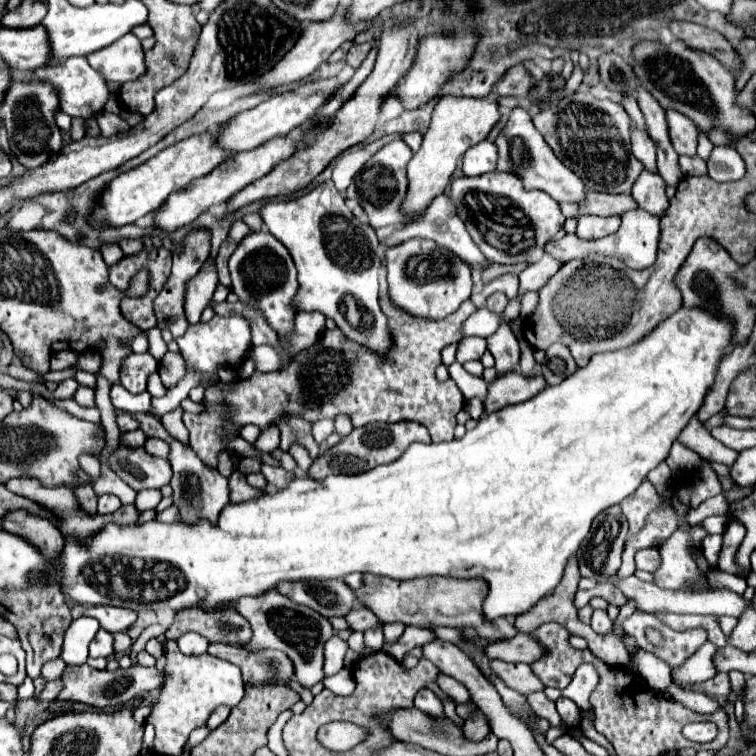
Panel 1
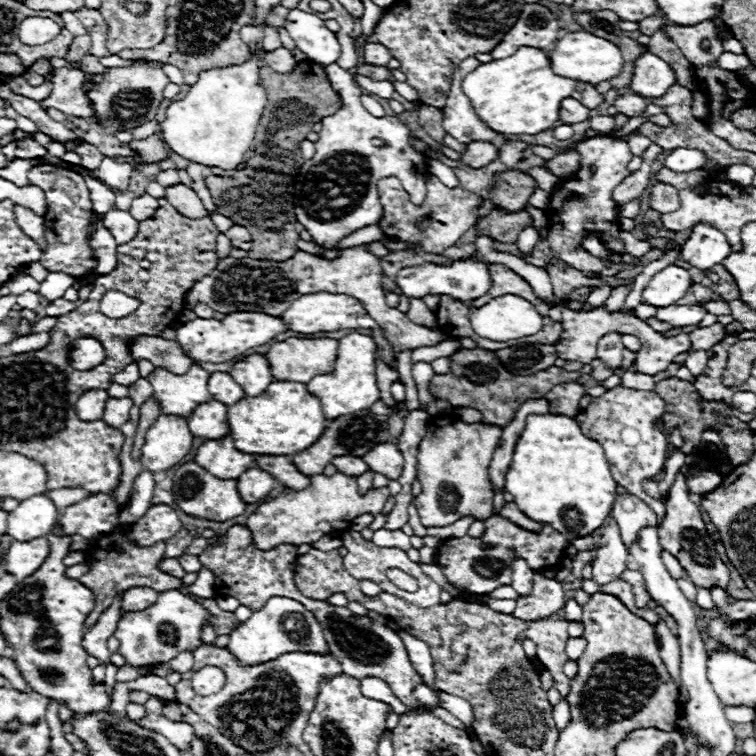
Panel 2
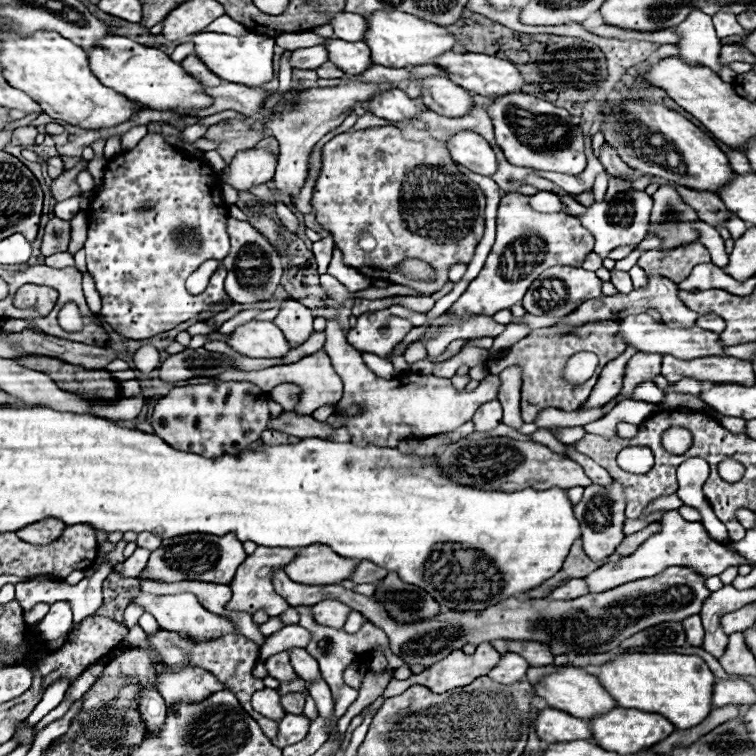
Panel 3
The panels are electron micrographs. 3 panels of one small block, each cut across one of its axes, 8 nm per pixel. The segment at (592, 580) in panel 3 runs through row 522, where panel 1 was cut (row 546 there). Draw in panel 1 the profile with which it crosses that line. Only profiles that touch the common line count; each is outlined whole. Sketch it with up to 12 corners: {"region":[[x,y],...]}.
{"region":[[676,530],[660,546],[654,584],[664,590],[692,588],[704,576],[694,552],[708,532]]}

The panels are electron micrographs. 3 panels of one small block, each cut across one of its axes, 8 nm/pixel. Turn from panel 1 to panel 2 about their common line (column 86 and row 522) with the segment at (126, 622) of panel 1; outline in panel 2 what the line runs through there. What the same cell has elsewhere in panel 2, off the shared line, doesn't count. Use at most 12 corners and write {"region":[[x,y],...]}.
{"region":[[618,524],[604,526],[592,562],[602,586],[626,570],[628,548]]}

